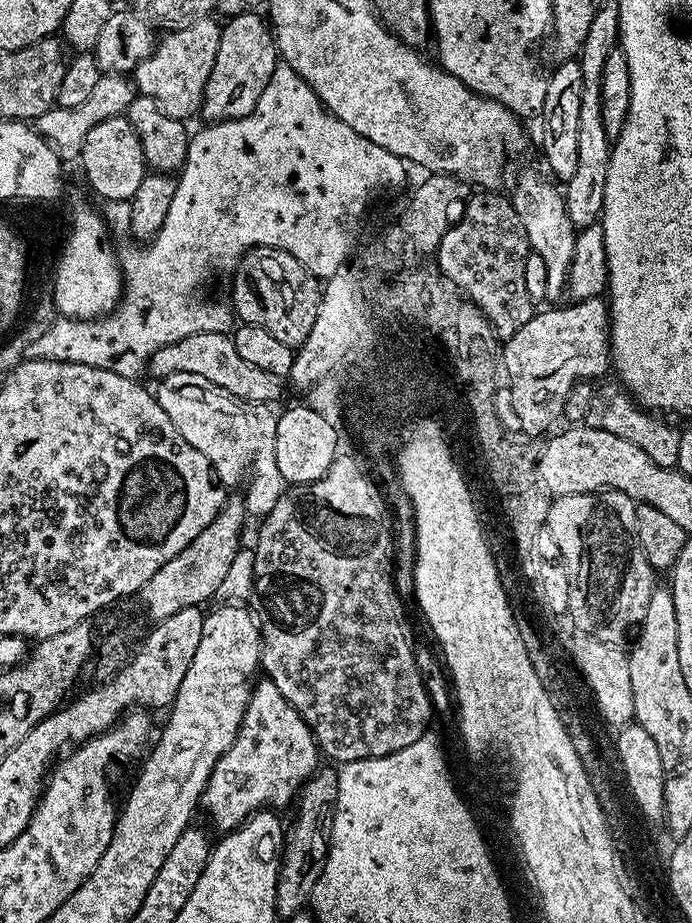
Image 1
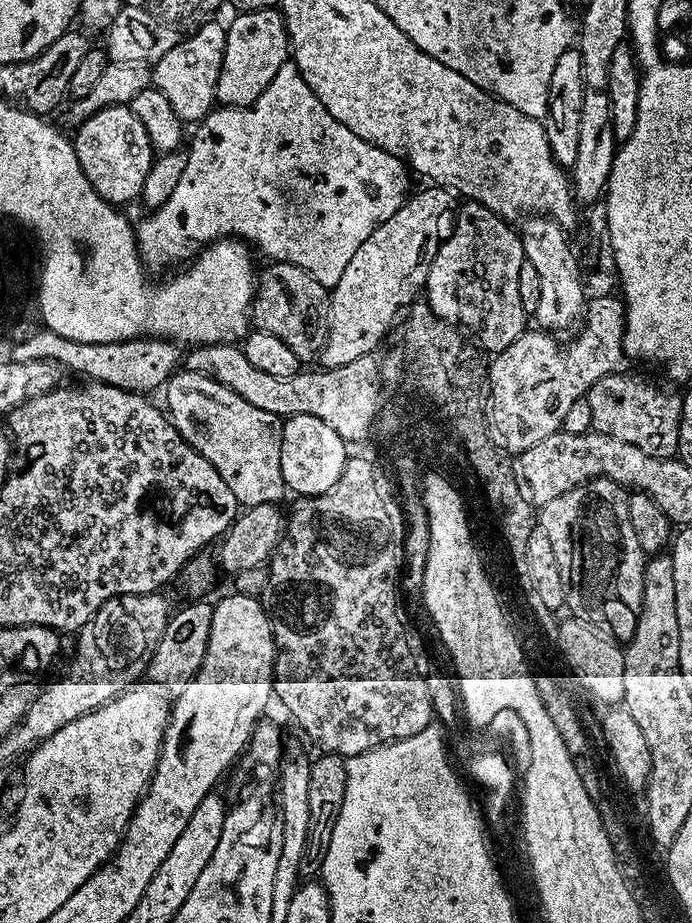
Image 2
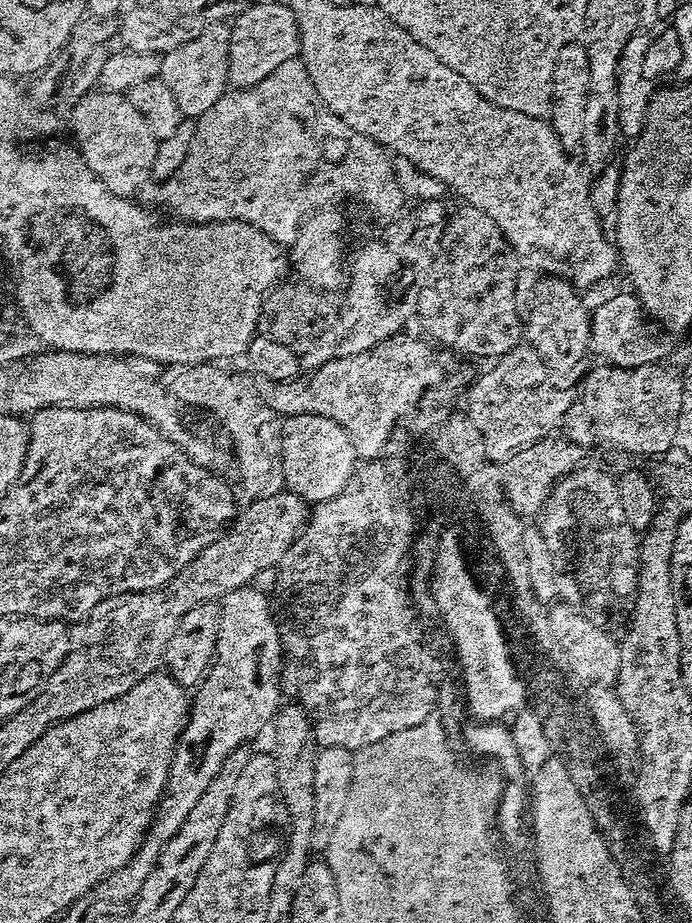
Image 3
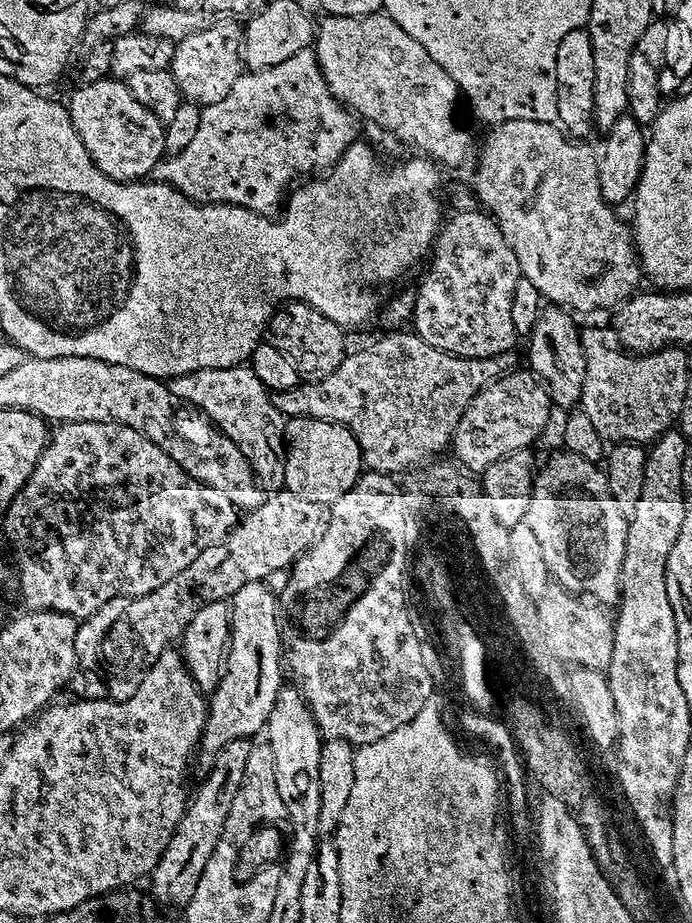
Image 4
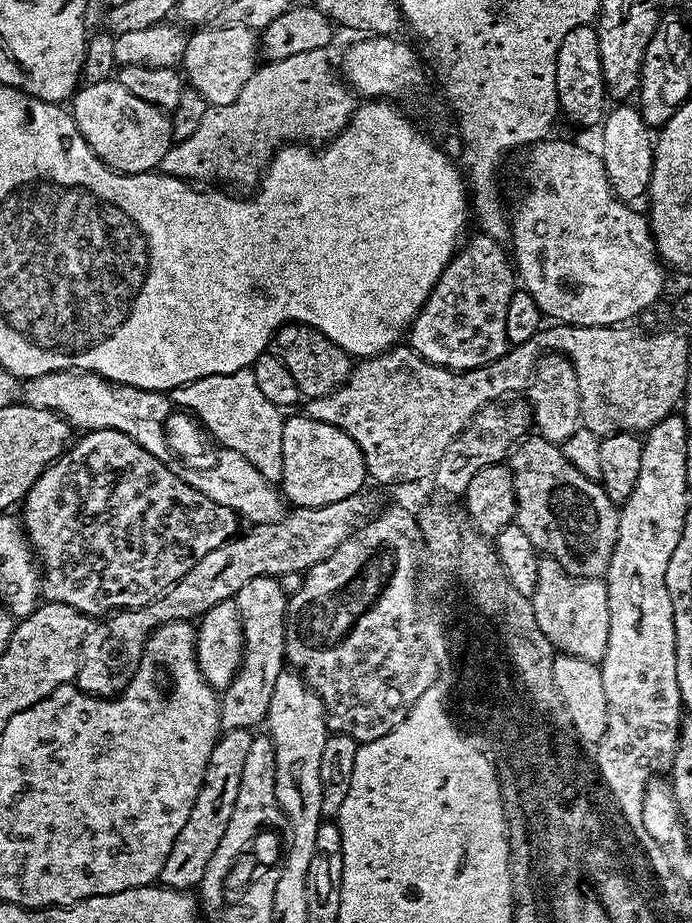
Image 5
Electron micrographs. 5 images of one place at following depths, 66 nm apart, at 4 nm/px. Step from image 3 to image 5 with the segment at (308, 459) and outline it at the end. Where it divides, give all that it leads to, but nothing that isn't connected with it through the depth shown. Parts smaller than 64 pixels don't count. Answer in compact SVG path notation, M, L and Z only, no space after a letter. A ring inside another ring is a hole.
M303 414L291 416L289 415L285 419L284 429L282 430L282 462L284 463L282 492L287 503L296 508L321 508L330 502L350 498L350 494L361 491L365 487L366 473L362 450L358 450L354 438L350 438L350 434L338 430L338 426L318 422L314 418Z

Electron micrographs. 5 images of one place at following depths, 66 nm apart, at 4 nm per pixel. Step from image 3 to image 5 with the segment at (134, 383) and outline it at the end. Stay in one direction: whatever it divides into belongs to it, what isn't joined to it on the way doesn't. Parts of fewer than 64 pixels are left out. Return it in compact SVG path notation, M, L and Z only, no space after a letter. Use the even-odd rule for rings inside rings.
M80 369L51 372L46 374L46 382L48 386L40 388L40 392L44 392L44 409L63 416L73 429L82 432L116 429L134 438L155 457L163 459L169 452L164 421L171 414L172 403L165 393L125 384L115 385L94 372L83 372Z

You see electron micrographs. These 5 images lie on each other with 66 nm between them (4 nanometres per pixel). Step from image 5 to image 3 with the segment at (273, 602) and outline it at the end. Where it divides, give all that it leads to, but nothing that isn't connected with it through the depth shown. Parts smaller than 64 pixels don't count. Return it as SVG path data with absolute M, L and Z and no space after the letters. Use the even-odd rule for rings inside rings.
M249 586L226 594L219 605L216 655L212 658L208 675L191 697L188 721L184 723L180 741L172 751L168 781L160 803L156 805L154 819L130 862L105 877L94 889L94 896L108 904L127 905L136 899L146 874L150 874L158 862L158 854L166 842L178 834L178 826L186 822L190 810L198 798L202 798L206 786L210 786L214 774L222 770L222 762L226 762L234 750L251 745L251 740L267 724L269 727L273 723L281 707L282 649L269 597L267 600L256 586Z

